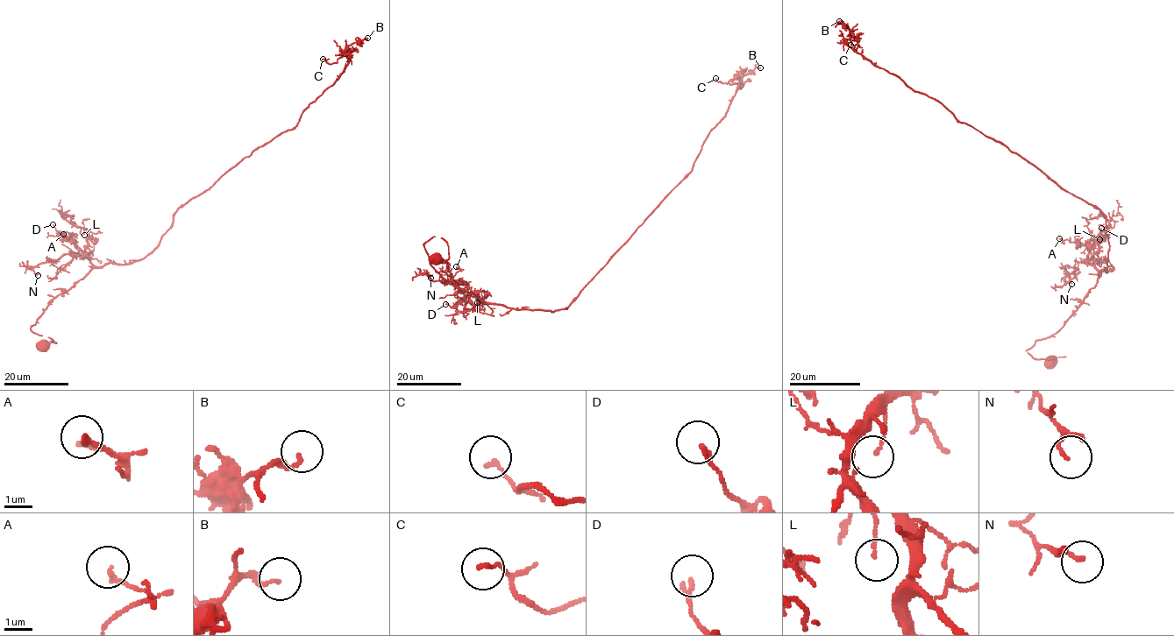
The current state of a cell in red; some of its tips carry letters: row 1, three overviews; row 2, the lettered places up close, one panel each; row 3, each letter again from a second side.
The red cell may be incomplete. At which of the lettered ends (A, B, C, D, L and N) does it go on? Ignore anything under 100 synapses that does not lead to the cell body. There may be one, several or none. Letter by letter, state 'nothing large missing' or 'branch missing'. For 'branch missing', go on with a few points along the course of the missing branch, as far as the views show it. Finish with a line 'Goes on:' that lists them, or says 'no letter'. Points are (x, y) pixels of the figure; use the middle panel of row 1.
A: nothing large missing
B: nothing large missing
C: nothing large missing
D: nothing large missing
L: nothing large missing
N: nothing large missing
Goes on: no letter

